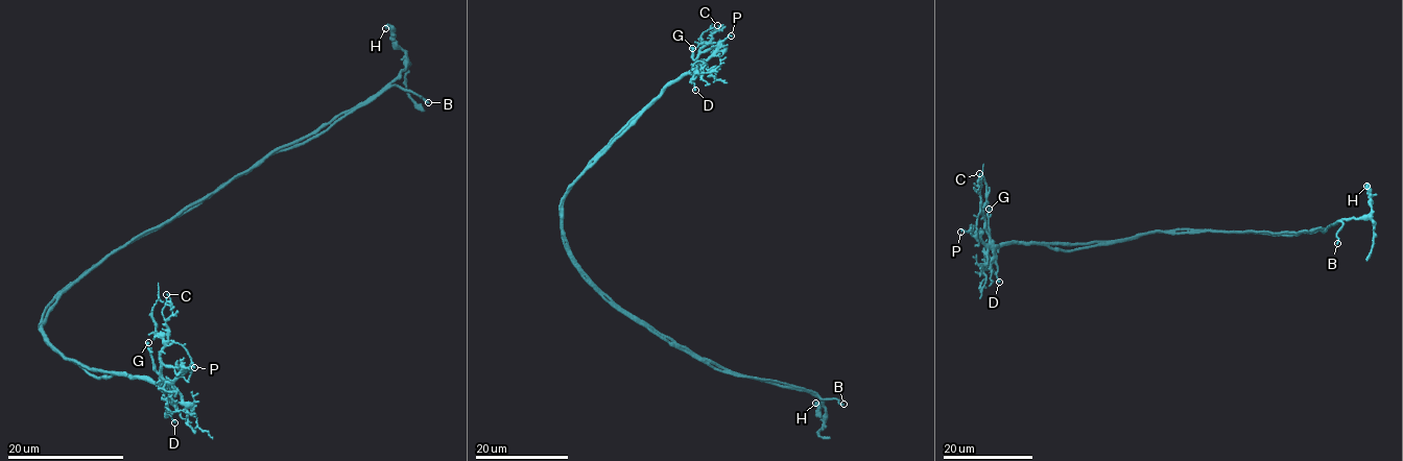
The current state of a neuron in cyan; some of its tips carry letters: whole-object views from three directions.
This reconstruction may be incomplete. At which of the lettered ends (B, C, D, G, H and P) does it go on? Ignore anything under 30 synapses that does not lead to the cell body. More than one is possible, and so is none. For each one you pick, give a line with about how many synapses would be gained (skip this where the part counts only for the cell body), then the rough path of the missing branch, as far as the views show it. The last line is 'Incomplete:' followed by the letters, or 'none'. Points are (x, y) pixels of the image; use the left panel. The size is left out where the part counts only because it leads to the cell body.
B: missing branch runs (428, 102), (433, 117), (460, 136), (458, 134), (462, 128), (447, 117), (441, 104)
Incomplete: B

